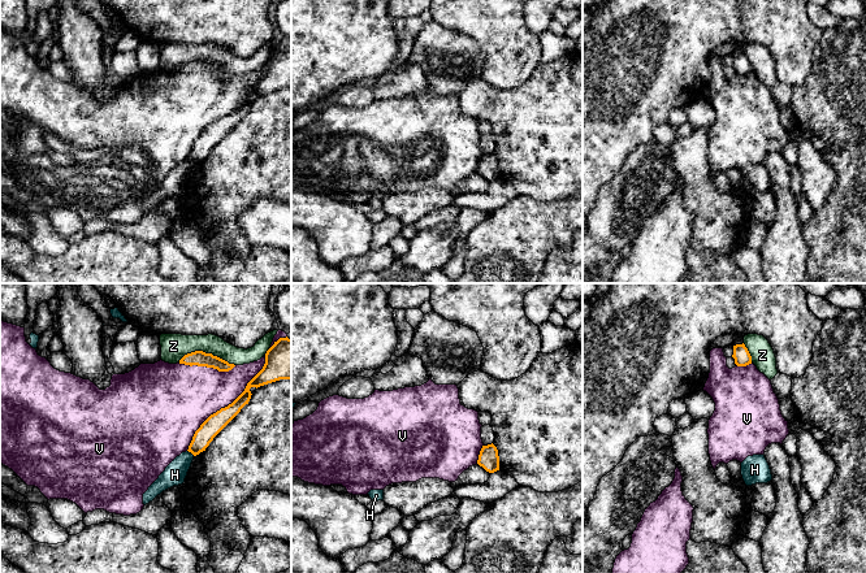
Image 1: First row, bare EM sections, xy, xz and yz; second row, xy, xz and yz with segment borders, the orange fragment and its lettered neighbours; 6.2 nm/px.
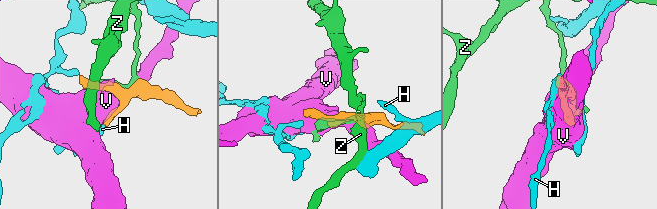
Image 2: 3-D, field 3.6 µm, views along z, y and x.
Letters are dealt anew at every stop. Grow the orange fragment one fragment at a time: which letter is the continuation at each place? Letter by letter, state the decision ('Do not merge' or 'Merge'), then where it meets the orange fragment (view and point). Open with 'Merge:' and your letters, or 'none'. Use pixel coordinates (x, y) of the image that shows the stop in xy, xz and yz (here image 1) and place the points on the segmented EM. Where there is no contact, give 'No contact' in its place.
Merge: none
H: Do not merge. Touches orange at xy (191, 452)
V: Do not merge. Touches orange at xy (228, 406)
Z: Do not merge. Touches orange at xy (207, 354)

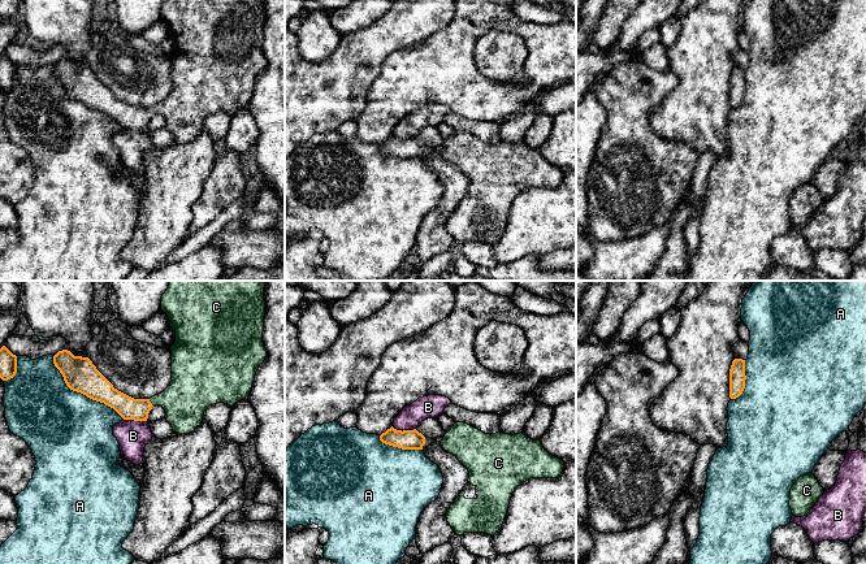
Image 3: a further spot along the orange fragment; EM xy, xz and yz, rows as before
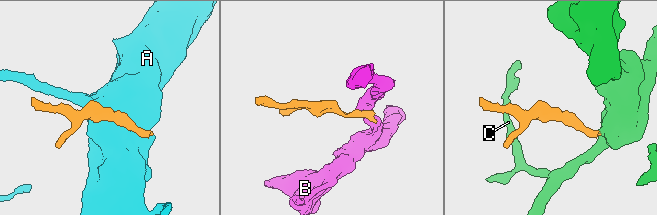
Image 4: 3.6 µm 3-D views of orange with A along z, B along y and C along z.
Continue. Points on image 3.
Merge: C
A: Do not merge. Touches orange at xy (81, 393)
B: Do not merge. Touches orange at xz (403, 430)
C: Merge. Touches orange at xy (151, 403)

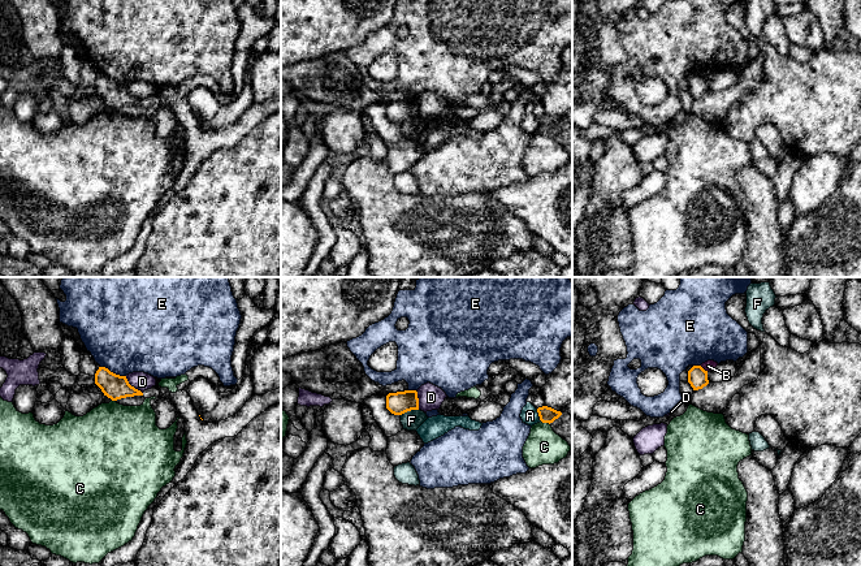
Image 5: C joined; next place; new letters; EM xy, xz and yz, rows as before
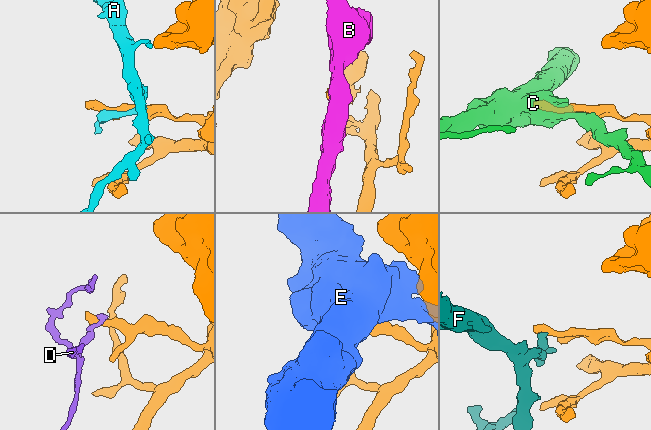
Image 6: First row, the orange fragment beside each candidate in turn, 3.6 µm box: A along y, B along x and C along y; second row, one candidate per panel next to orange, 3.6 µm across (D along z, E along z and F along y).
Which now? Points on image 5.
Merge: none
A: Do not merge. Touches orange at xz (539, 415)
B: Do not merge. Touches orange at yz (702, 368)
C: Do not merge. Touches orange at xz (545, 422)
D: Do not merge. Touches orange at xy (133, 387)
E: Do not merge. Touches orange at xy (112, 372)
F: Do not merge. Touches orange at xz (409, 410)

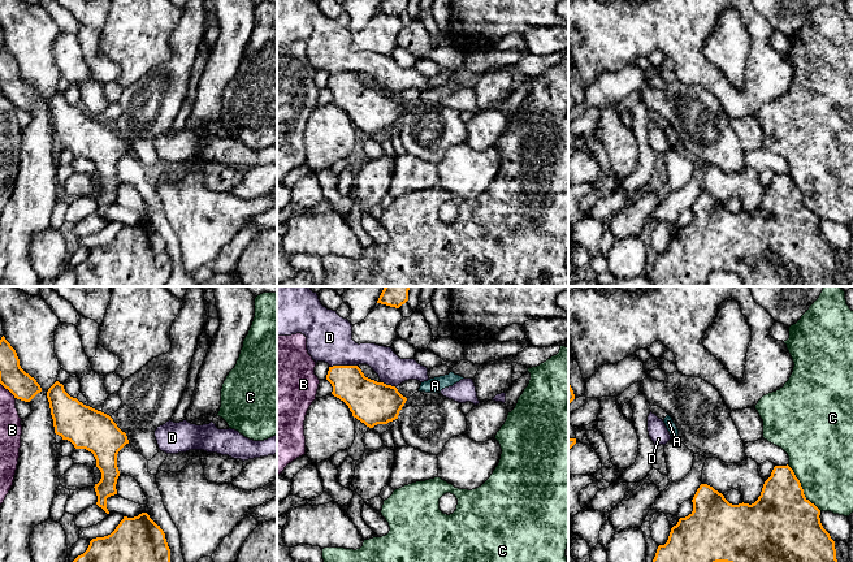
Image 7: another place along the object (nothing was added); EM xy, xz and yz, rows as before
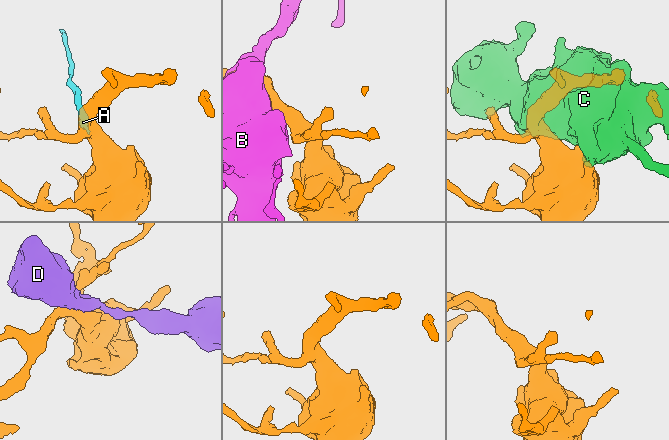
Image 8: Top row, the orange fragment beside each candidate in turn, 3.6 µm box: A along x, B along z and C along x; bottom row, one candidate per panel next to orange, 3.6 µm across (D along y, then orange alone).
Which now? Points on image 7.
Merge: A
A: Merge. No contact
B: Do not merge. Touches orange at xy (8, 389)
C: Do not merge. Touches orange at yz (801, 488)
D: Do not merge. Touches orange at xz (342, 366)

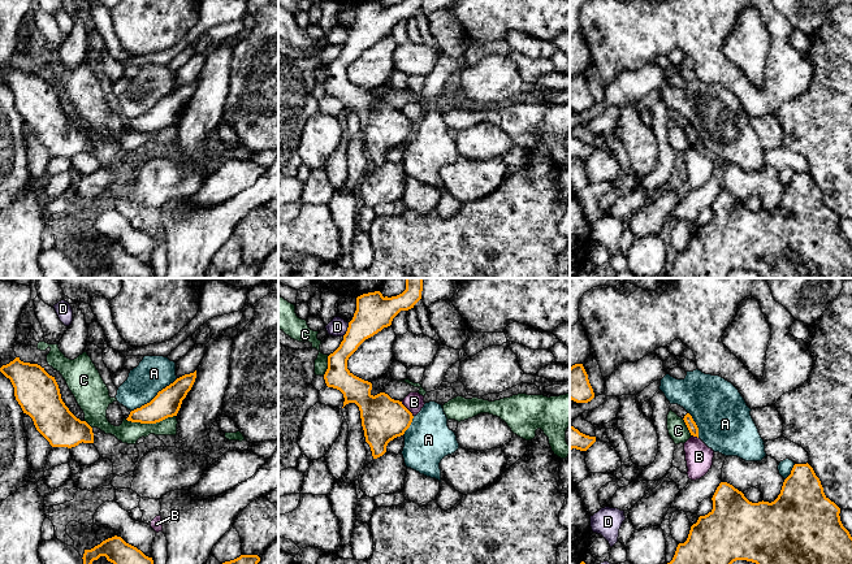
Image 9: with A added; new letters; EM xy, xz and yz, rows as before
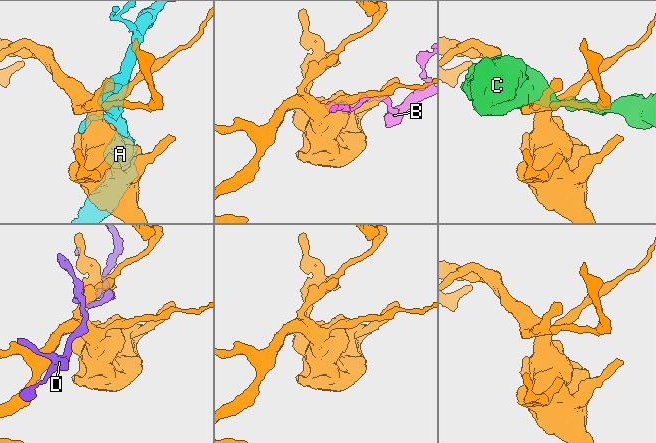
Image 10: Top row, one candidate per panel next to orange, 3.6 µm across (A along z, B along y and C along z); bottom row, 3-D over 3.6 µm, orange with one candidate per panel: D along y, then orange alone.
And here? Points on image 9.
Merge: none
A: Do not merge. Touches orange at xy (155, 397)
B: Do not merge. Touches orange at xz (407, 410)
C: Do not merge. Touches orange at xy (150, 422)
D: Do not merge. Touches orange at xz (347, 329)

